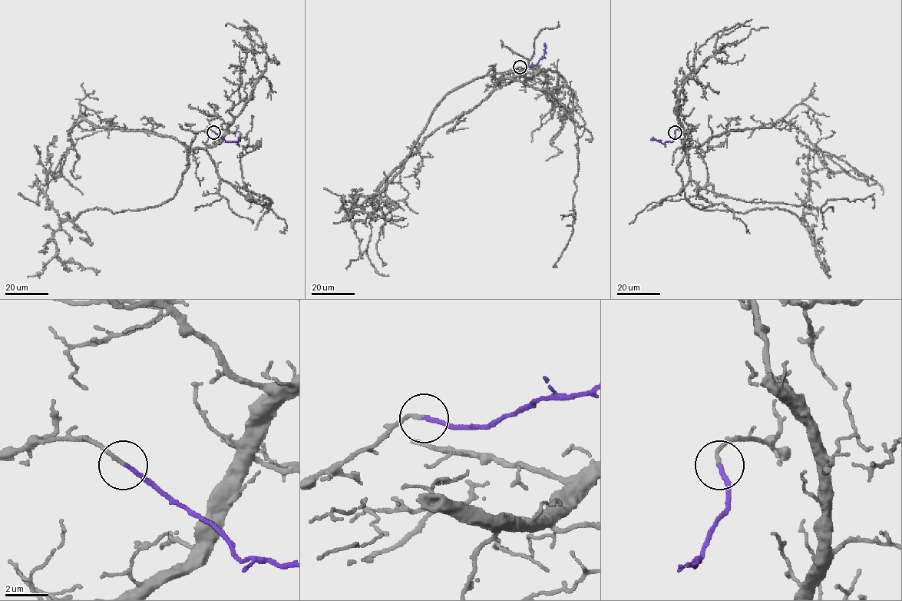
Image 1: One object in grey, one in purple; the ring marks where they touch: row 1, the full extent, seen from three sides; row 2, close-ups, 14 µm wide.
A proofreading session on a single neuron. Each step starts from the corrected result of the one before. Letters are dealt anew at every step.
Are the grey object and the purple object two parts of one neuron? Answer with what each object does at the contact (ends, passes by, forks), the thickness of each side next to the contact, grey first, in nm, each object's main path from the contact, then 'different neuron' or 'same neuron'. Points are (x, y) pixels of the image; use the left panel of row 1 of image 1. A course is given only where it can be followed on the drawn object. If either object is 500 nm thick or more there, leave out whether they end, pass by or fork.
grey ends there; purple ends there; 170 nm thick on the grey side, 180 nm on the other; grey runs (214, 131), (193, 132), (180, 187), (158, 205), (62, 220), (44, 167), (56, 178); purple runs (214, 132), (226, 141), (238, 143), (239, 140); same neuron

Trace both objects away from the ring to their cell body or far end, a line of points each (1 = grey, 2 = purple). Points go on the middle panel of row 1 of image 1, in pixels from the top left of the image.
1: (520, 67), (497, 84), (492, 68), (454, 88), (401, 170), (378, 193), (351, 201), (361, 258)
2: (520, 67), (536, 64), (543, 55), (545, 43)

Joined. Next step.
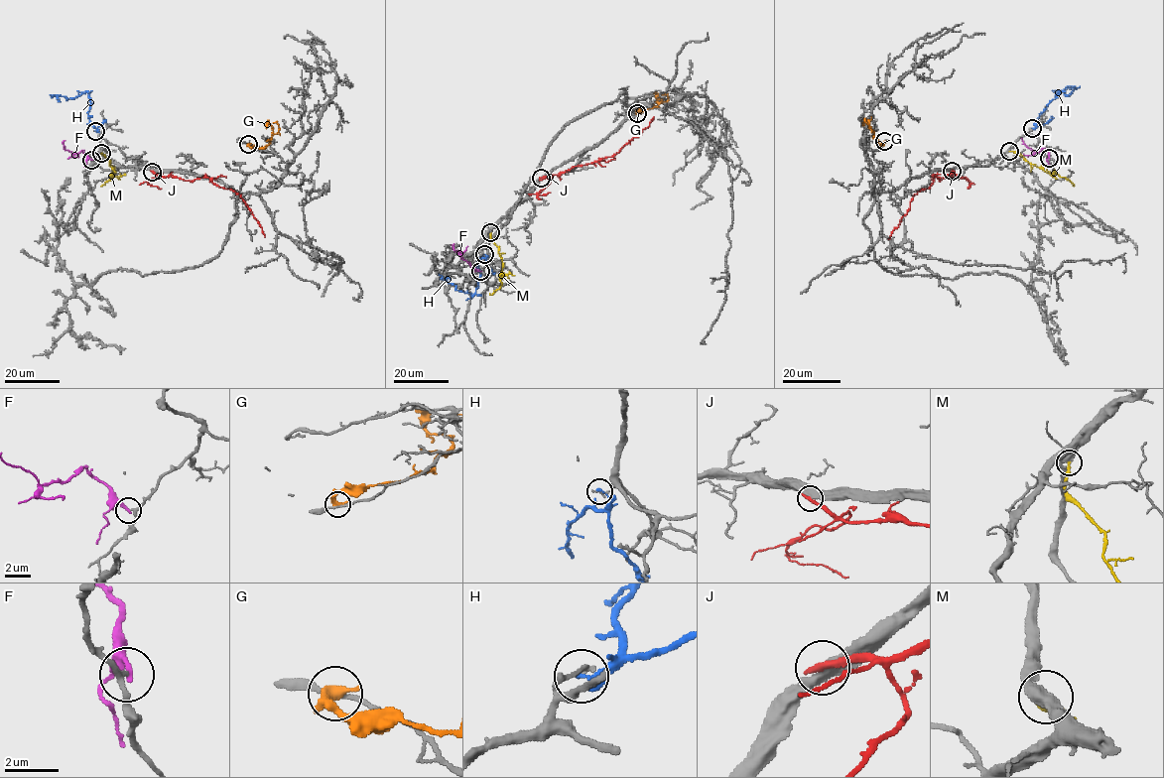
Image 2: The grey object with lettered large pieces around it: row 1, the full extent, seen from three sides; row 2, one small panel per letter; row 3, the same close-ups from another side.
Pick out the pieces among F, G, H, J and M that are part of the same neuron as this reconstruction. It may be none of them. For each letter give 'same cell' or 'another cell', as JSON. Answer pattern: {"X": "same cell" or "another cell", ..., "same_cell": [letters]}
{"F": "another cell", "G": "another cell", "H": "another cell", "J": "another cell", "M": "same cell", "same_cell": ["M"]}

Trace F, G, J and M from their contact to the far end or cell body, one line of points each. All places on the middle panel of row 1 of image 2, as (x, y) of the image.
F: (480, 271), (473, 270), (455, 250), (453, 243)
G: (637, 113), (666, 101), (668, 94), (662, 94)
J: (542, 178), (560, 175), (573, 167), (614, 156), (648, 126), (654, 117)
M: (490, 232), (490, 239), (498, 248), (503, 266), (501, 285), (492, 294), (489, 293)

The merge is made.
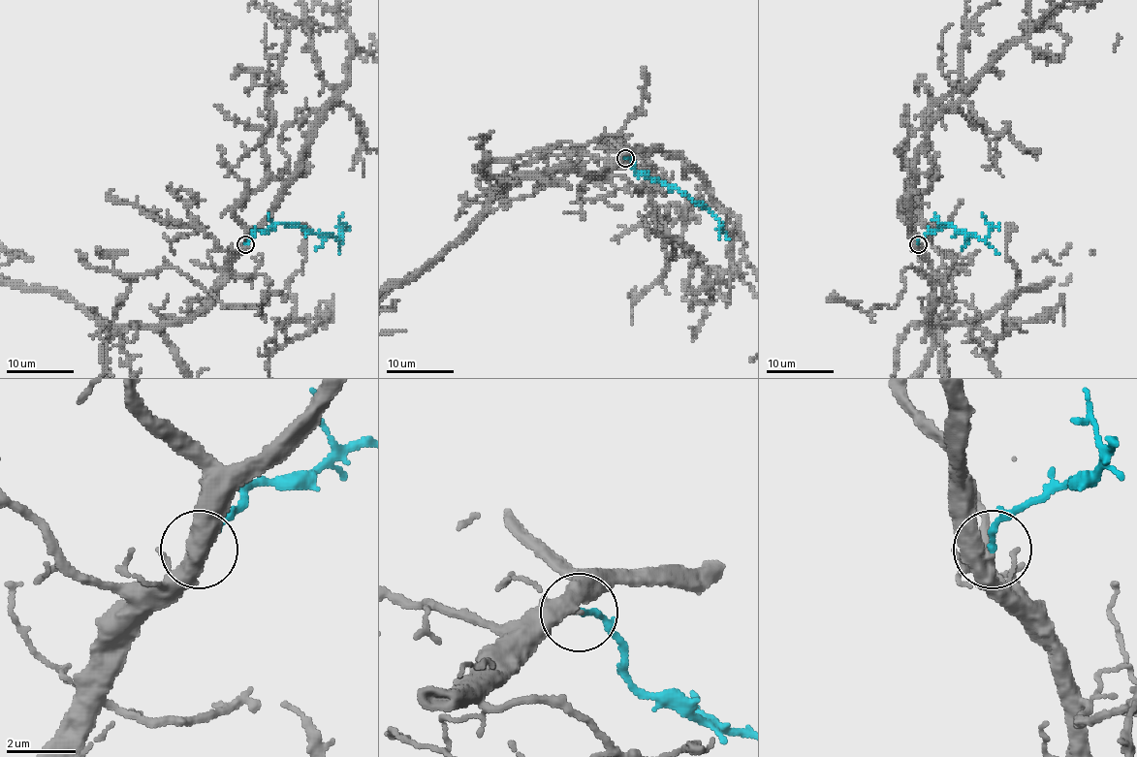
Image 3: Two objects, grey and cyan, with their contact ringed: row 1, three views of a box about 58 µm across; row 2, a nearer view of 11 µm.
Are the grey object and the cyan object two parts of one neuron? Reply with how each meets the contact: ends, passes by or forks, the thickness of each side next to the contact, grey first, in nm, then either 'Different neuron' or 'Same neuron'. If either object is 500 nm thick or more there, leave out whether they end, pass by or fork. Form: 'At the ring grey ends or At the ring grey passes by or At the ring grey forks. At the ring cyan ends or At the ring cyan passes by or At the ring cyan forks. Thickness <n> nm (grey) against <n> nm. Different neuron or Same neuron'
At the ring grey passes by. At the ring cyan ends. Thickness 480 nm (grey) against 180 nm. Same neuron

